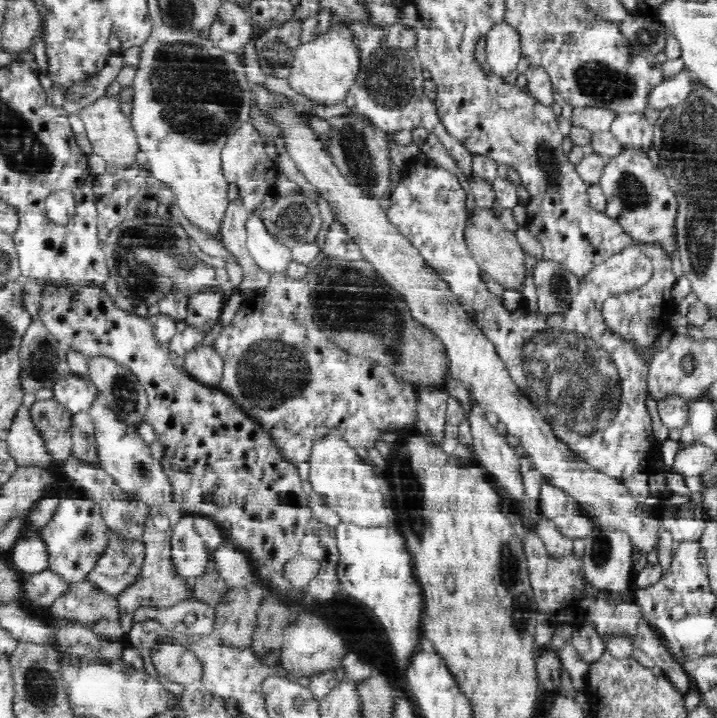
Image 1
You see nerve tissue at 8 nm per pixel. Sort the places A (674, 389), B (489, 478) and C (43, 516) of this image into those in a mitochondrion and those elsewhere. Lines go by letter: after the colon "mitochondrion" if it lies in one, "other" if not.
A: other
B: other
C: other

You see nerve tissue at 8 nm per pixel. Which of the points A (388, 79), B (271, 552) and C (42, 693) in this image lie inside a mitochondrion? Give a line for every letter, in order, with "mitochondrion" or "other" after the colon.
A: mitochondrion
B: other
C: mitochondrion

